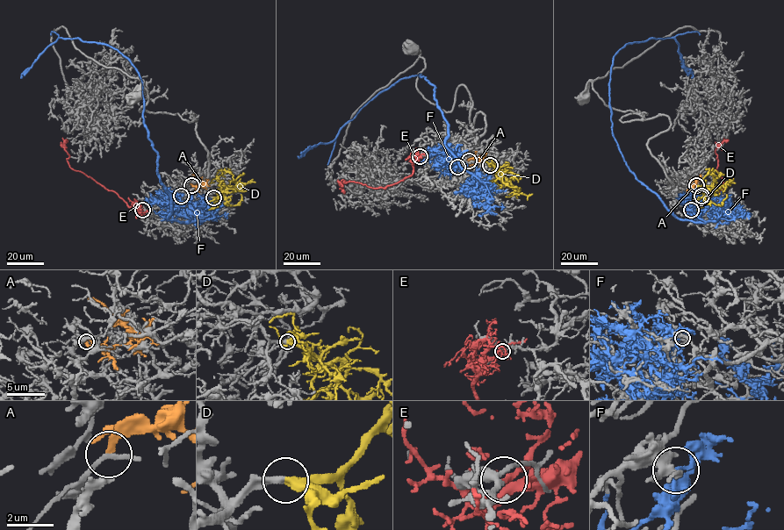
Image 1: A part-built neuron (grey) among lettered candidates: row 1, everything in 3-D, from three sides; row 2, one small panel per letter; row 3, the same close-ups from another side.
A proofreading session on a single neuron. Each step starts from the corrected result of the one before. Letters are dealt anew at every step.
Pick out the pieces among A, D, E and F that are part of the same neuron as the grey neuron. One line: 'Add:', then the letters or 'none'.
Add: D

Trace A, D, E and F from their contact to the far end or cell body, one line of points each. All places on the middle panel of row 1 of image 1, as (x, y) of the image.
A: (468, 161), (479, 159), (469, 166)
D: (490, 165), (505, 172), (493, 183), (496, 179), (510, 171), (511, 167)
E: (420, 156), (413, 162), (411, 175), (392, 184), (373, 188), (341, 180), (341, 187), (344, 193)
F: (457, 167), (453, 157), (466, 168), (445, 143), (435, 86), (420, 74), (298, 156)

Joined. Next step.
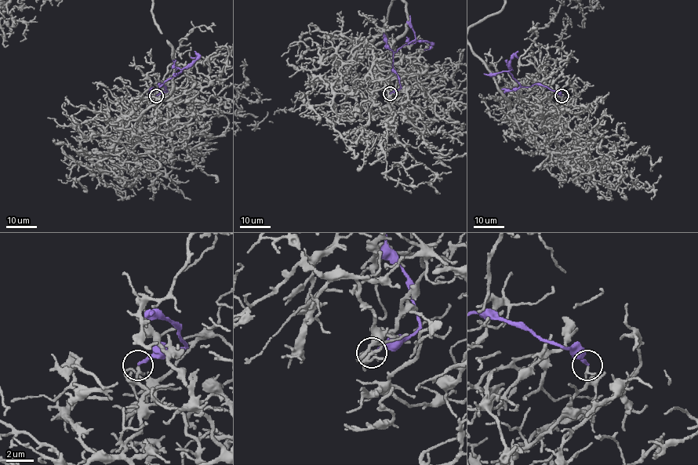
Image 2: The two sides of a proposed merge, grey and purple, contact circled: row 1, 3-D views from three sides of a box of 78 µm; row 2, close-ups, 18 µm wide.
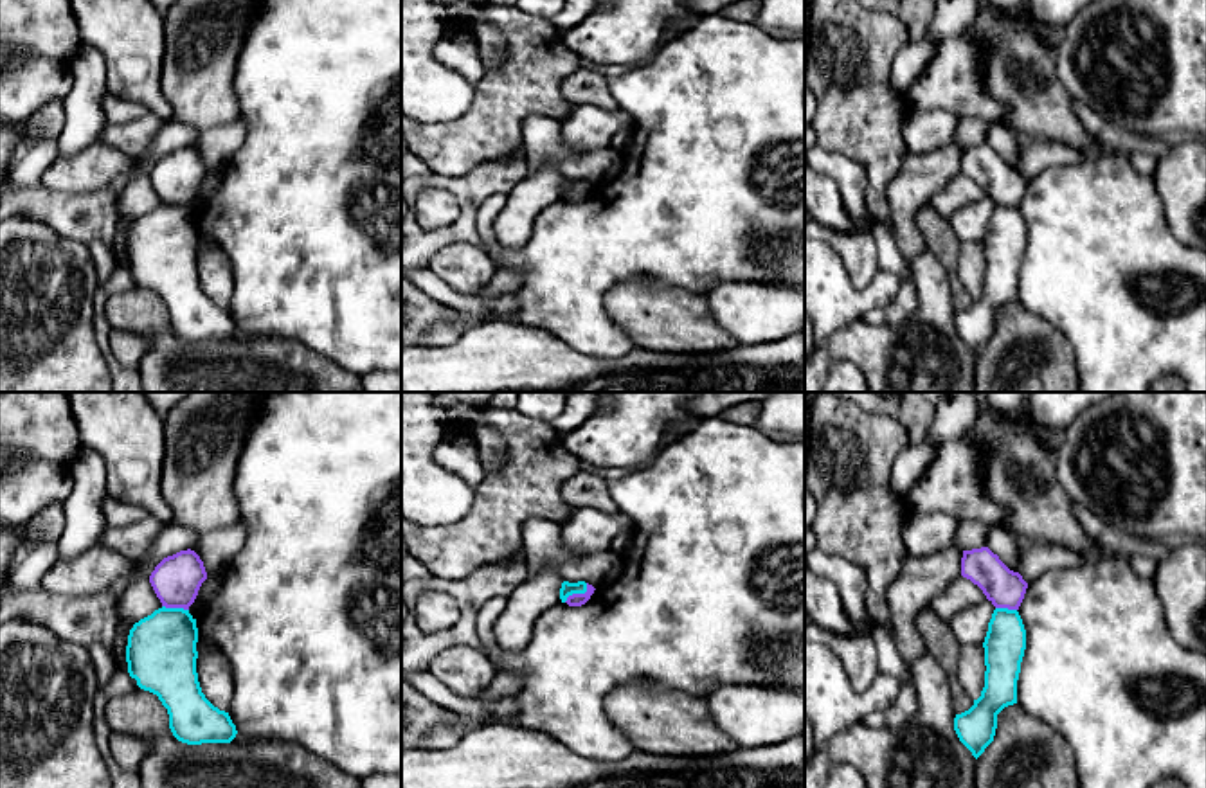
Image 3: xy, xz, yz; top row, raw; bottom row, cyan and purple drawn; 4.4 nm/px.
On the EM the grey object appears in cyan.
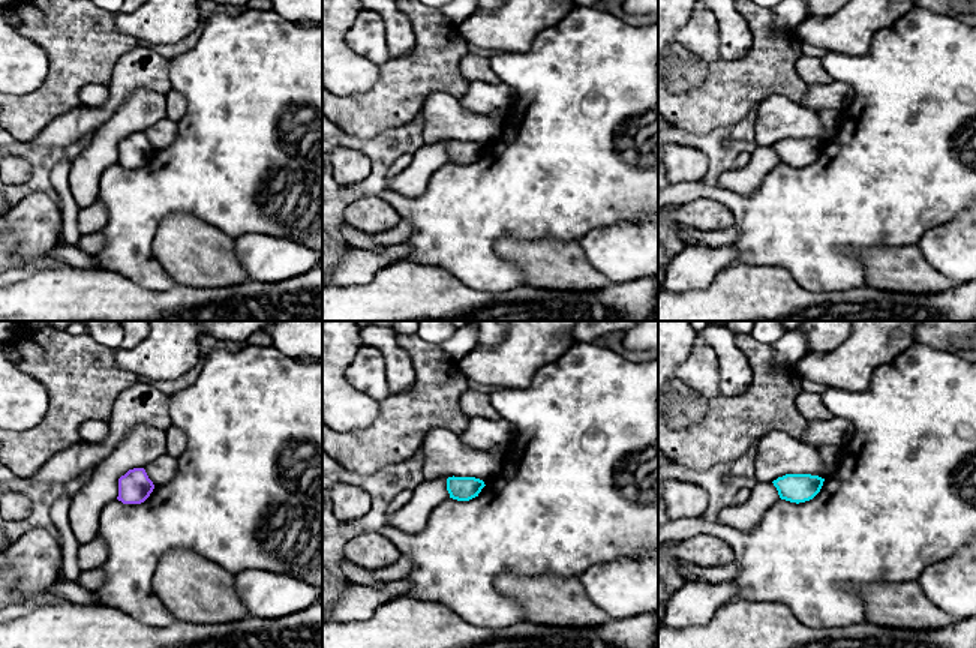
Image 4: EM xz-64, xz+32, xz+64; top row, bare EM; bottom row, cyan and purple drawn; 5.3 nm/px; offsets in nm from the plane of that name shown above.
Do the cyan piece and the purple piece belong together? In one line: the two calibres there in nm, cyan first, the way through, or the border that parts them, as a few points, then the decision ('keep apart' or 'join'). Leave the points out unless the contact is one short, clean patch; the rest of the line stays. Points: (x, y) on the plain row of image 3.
70 nm thick on the cyan side, 60 nm on the other; border along xz (587, 180), (582, 191), (571, 191), (564, 198); keep apart

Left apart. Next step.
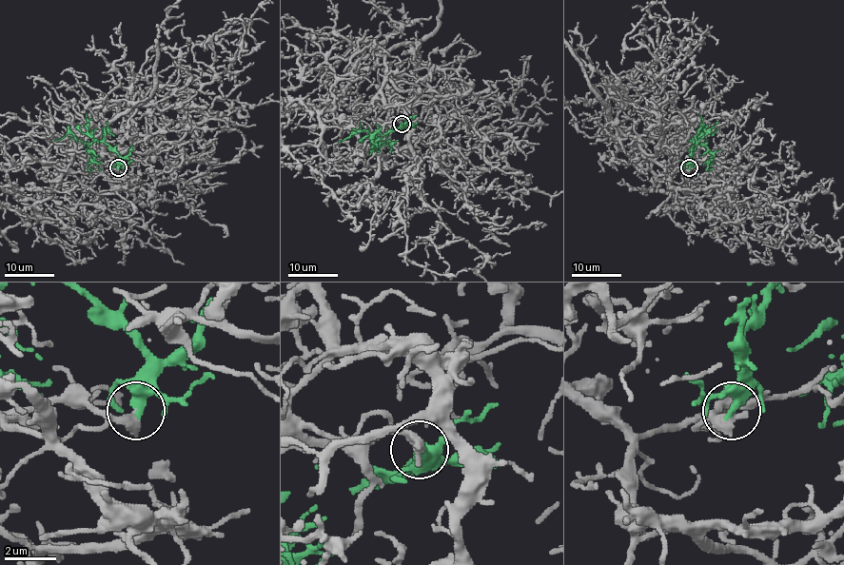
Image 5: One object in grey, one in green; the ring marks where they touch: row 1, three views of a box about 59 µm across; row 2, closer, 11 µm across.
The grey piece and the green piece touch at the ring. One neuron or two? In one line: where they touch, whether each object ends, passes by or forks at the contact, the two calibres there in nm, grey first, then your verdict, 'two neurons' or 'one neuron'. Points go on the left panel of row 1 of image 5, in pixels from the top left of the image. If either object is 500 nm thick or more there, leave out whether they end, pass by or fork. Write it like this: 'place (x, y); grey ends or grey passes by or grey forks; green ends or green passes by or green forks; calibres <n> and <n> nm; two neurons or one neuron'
place (118, 167); calibres 440 and 500 nm; one neuron

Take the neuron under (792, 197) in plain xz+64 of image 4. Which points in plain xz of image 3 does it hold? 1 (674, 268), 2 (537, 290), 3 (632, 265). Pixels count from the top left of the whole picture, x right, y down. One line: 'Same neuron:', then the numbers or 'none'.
Same neuron: 1, 2, 3

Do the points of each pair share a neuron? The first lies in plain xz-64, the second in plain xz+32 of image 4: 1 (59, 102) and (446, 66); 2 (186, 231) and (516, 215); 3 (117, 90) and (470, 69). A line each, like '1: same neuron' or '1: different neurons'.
1: same neuron
2: different neurons
3: same neuron

